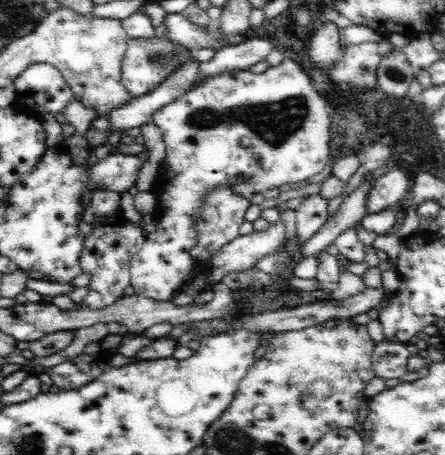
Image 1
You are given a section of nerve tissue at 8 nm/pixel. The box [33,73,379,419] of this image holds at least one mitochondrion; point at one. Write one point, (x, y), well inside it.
(274, 122)

